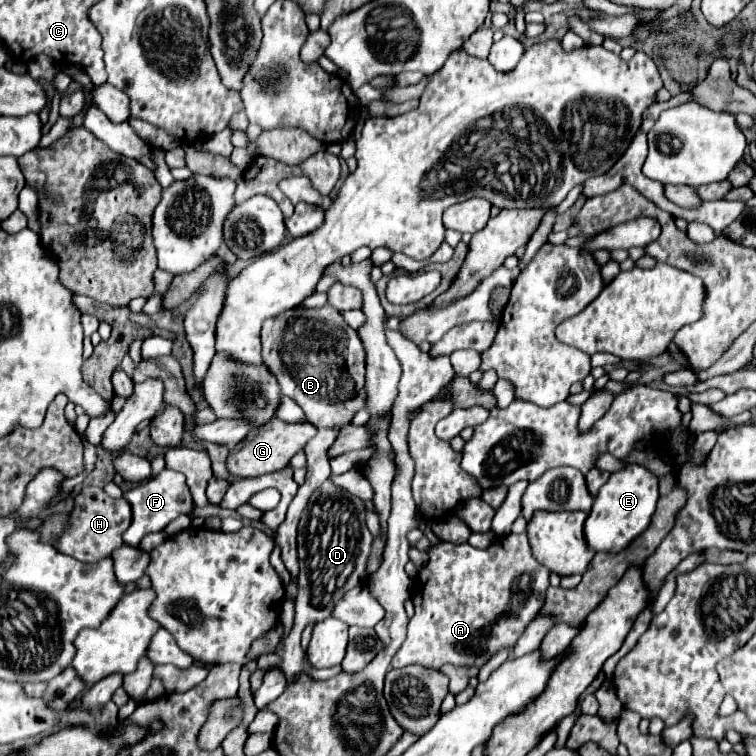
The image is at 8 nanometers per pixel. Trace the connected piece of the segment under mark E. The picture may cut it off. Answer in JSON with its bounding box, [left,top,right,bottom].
[586,464,658,552]

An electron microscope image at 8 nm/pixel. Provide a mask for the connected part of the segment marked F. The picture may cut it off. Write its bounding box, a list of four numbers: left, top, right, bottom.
[124,468,194,546]

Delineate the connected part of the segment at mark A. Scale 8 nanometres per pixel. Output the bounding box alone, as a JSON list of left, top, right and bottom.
[392,534,550,670]

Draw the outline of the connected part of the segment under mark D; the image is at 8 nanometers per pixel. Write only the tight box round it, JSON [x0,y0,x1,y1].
[274,480,372,684]

